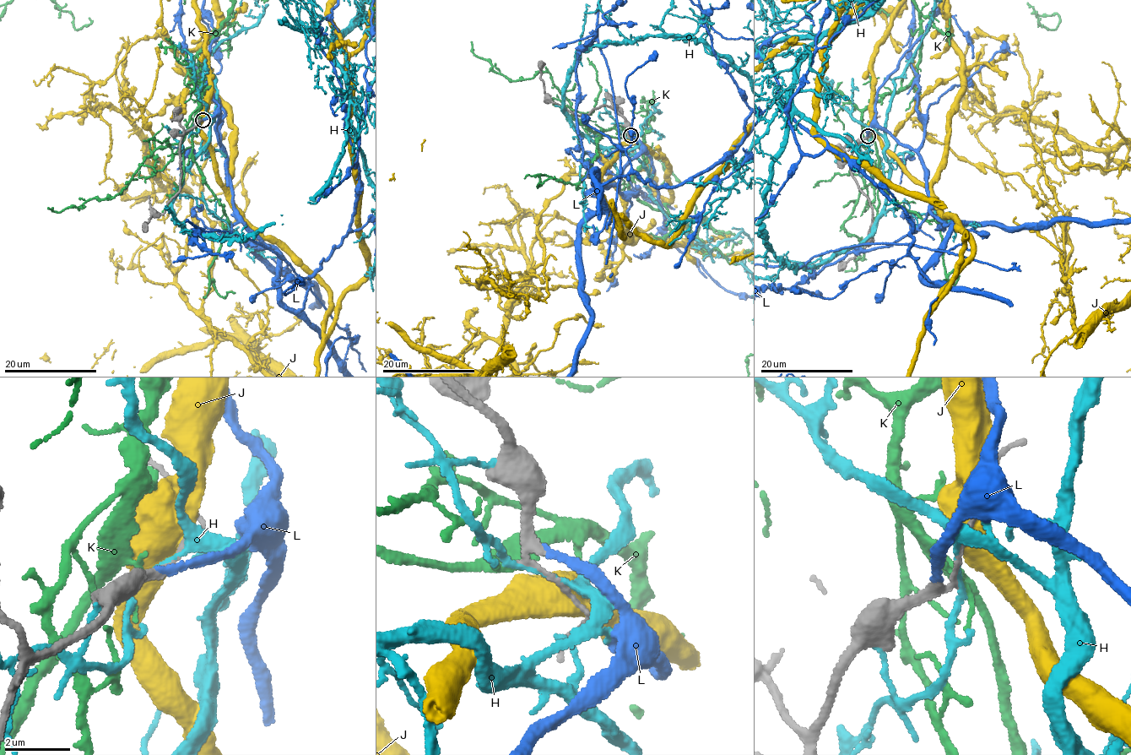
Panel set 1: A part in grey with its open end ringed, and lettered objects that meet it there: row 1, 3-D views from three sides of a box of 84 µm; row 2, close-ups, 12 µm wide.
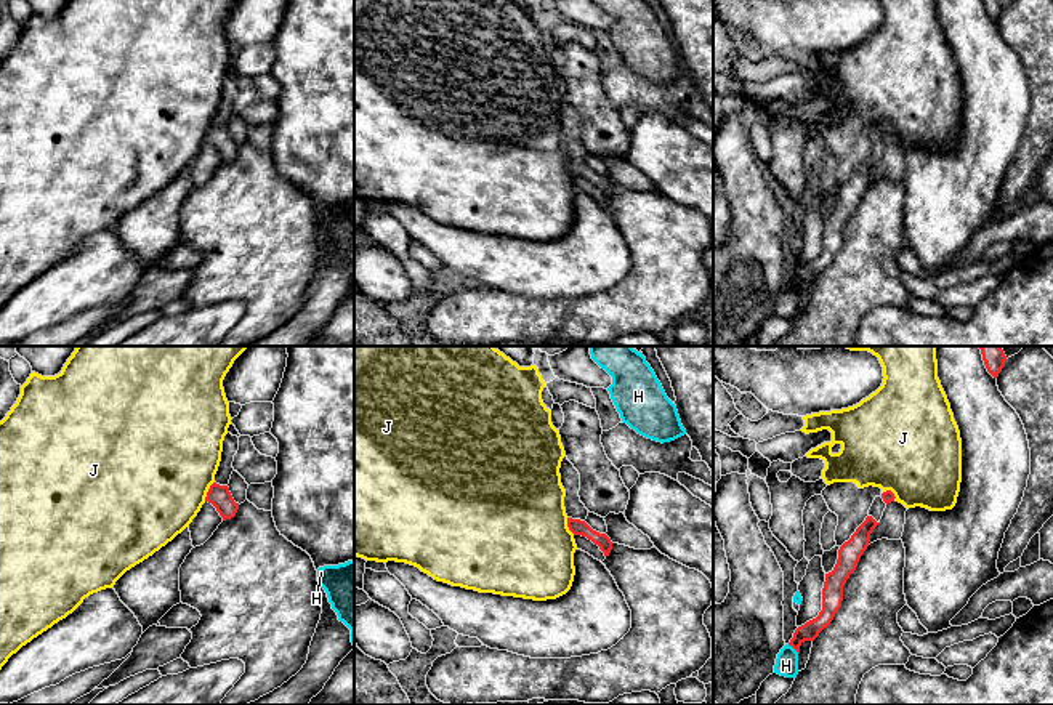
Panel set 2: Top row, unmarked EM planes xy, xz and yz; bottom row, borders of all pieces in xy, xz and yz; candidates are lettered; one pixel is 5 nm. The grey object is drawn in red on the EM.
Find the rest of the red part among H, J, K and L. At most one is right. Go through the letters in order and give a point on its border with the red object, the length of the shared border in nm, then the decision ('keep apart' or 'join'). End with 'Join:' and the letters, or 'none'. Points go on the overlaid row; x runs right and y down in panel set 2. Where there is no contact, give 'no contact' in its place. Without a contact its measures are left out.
H: contact yz (794, 648); length 80 nm; keep apart
J: contact xy (209, 491); length 120 nm; keep apart
K: no contact; keep apart
L: no contact; join
Join: L

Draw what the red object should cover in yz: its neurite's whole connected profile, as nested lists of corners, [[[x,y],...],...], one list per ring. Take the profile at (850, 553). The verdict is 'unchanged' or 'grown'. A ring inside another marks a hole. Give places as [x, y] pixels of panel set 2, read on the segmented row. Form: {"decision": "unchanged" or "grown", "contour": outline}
{"decision": "unchanged", "contour": [[[867,516],[851,538],[840,546],[833,570],[825,574],[822,588],[822,610],[816,618],[798,626],[789,643],[789,646],[792,646],[798,654],[800,646],[805,641],[814,641],[819,633],[830,625],[835,614],[841,607],[843,586],[849,575],[856,570],[861,556],[869,546],[870,534],[877,526],[878,522],[872,516]]]}

